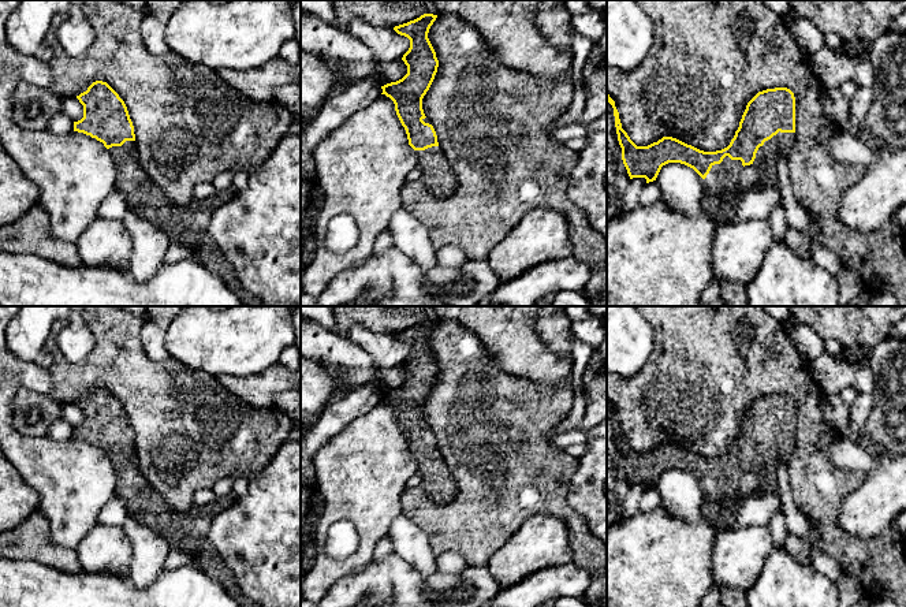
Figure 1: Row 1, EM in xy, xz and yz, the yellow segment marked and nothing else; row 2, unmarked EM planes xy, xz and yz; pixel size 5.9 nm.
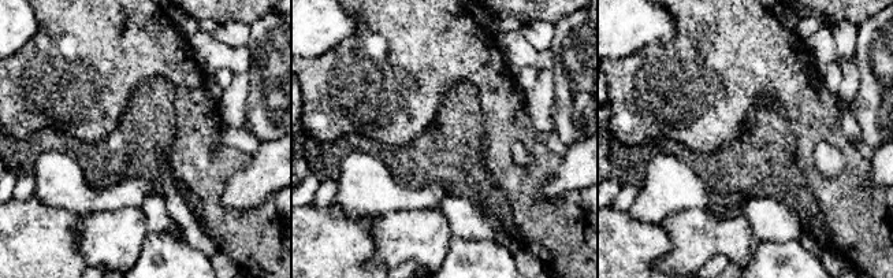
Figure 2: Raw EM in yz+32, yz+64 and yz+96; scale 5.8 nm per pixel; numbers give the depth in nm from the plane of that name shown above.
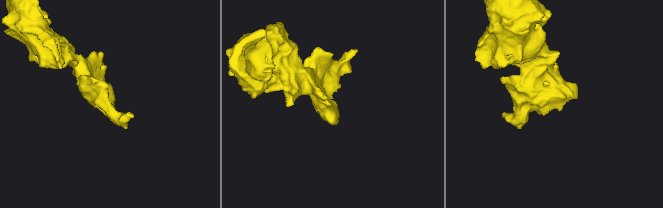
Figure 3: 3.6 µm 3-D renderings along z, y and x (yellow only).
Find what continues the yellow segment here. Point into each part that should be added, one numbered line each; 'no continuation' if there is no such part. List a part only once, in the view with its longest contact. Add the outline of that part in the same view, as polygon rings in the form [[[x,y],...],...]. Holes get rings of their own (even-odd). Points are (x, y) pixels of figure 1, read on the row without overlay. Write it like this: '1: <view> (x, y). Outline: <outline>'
1: yz (767, 461). Outline: [[[779,437],[776,442],[765,447],[764,451],[758,454],[753,470],[765,473],[764,484],[761,485],[758,495],[779,495],[775,469],[778,466],[779,459],[783,459],[786,463],[788,463],[794,448],[795,439]]]

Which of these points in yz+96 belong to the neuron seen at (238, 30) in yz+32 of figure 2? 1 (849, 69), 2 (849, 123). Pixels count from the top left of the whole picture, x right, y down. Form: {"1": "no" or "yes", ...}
{"1": "yes", "2": "yes"}

